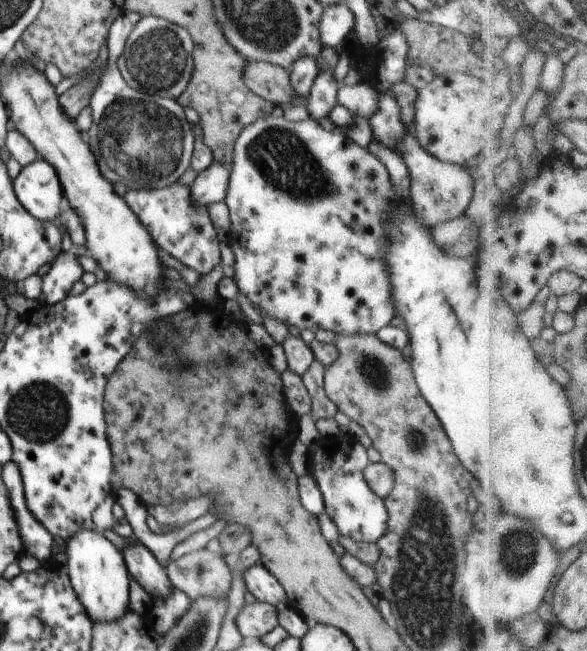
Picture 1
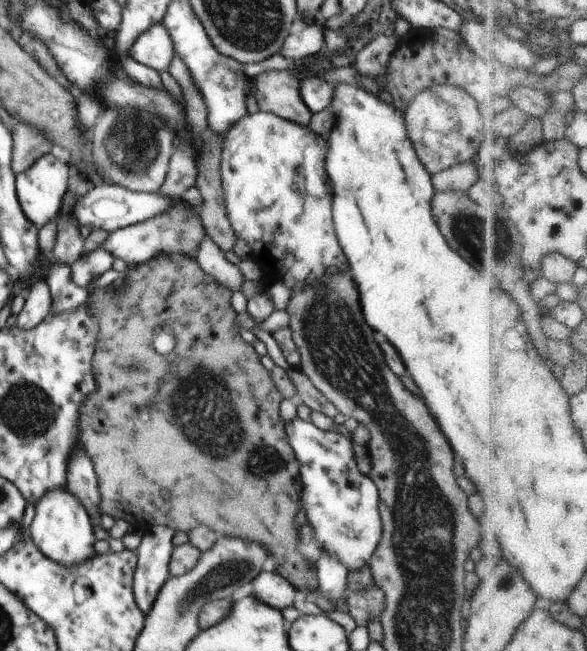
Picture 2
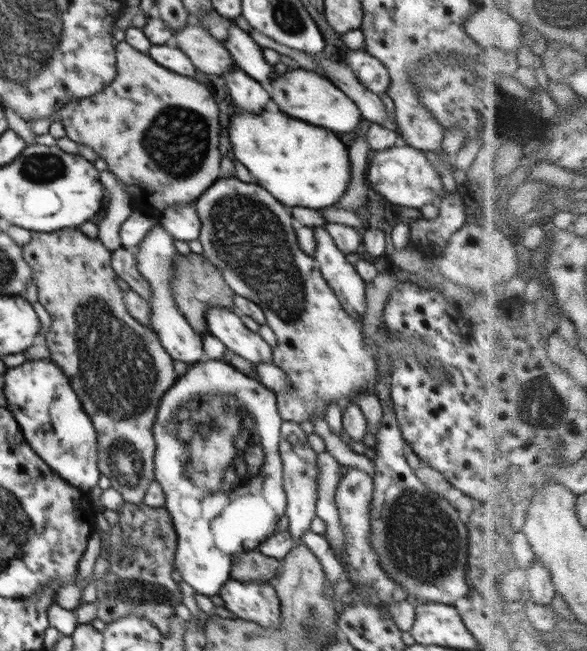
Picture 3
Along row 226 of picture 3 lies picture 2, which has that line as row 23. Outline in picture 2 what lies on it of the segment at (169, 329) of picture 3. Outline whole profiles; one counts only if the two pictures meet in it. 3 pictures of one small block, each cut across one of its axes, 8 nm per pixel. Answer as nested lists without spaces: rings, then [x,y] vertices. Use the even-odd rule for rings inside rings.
[[[162,22],[150,25],[129,50],[132,59],[159,73],[169,70],[174,52],[171,34]]]

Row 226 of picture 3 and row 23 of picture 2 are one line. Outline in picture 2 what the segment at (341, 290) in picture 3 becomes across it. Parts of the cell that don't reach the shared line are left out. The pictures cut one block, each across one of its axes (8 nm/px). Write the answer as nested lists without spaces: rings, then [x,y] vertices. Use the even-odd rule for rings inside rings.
[[[321,20],[320,23],[296,27],[284,41],[280,54],[298,63],[306,56],[314,57],[320,53],[320,48],[324,44],[324,29],[324,23]]]

